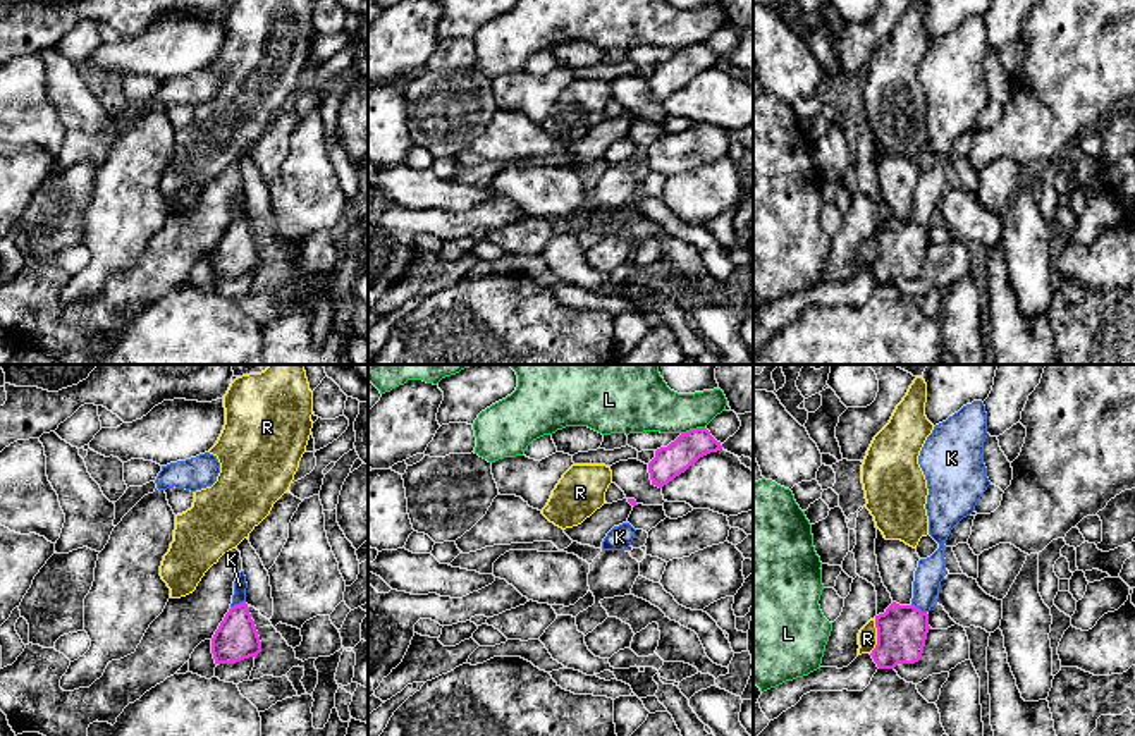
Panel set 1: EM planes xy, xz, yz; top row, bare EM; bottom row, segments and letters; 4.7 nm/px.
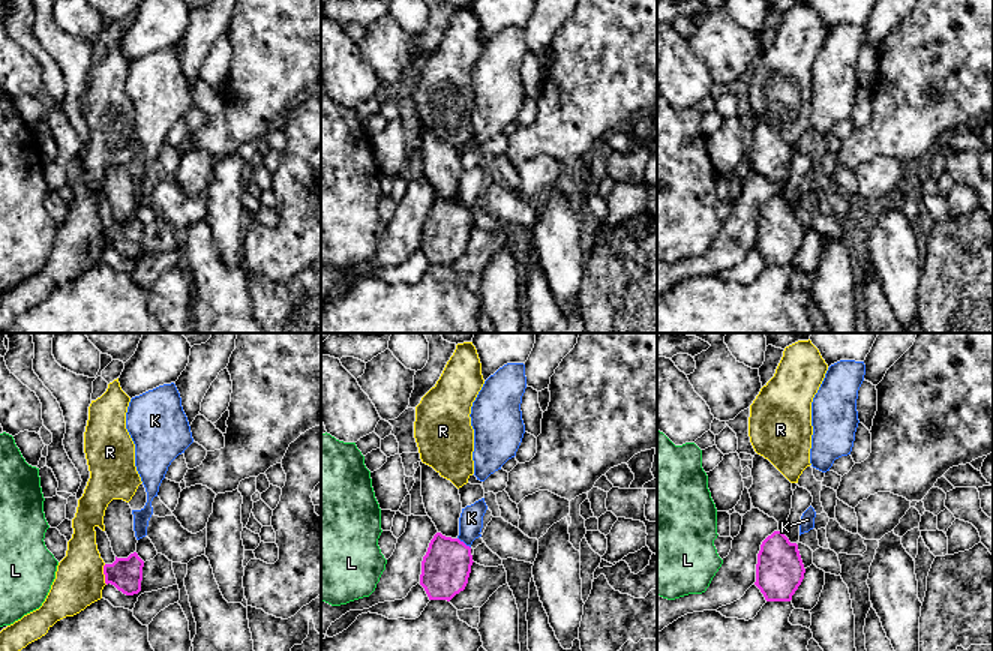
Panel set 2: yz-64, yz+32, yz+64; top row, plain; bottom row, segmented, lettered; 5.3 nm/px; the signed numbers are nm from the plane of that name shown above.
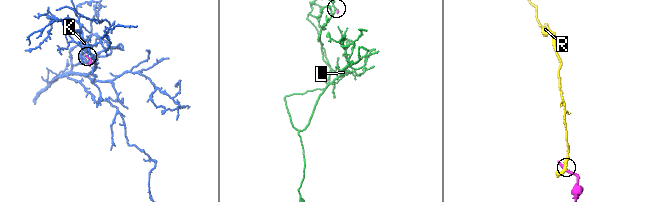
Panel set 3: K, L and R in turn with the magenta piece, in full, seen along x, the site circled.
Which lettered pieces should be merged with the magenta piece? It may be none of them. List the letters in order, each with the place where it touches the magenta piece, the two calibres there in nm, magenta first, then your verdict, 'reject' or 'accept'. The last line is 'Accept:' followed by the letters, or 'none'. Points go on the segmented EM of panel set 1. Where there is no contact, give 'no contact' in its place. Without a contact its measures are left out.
K: meets magenta in xy at (239, 604); 200 nm thick on the magenta side, 60 nm on the other; reject
L: meets magenta in xz at (692, 430); 150 nm thick on the magenta side, 260 nm on the other; reject
R: meets magenta in yz at (877, 637); 240 nm thick on the magenta side, 100 nm on the other; reject
Accept: none

